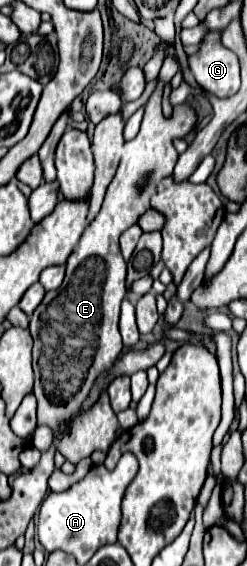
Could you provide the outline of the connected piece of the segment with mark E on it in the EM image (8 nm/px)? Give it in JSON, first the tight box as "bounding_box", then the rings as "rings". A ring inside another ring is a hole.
{"bounding_box":[28,58,196,464],"rings":[[[166,58],[158,74],[156,90],[146,104],[140,132],[132,142],[124,144],[124,154],[116,176],[108,186],[102,210],[96,220],[86,226],[76,250],[70,254],[60,290],[48,290],[40,306],[29,316],[28,330],[34,343],[32,366],[37,425],[48,424],[56,432],[60,420],[76,420],[72,422],[72,430],[58,442],[58,452],[72,464],[88,458],[94,450],[108,452],[116,440],[118,420],[106,392],[86,414],[80,414],[80,409],[98,374],[108,370],[122,352],[118,316],[120,302],[126,296],[126,262],[120,254],[118,238],[150,208],[150,196],[156,192],[154,180],[172,174],[178,160],[172,138],[184,138],[196,126],[196,114],[186,104],[176,106],[172,118],[162,116],[162,92],[176,72],[176,60]]]}

